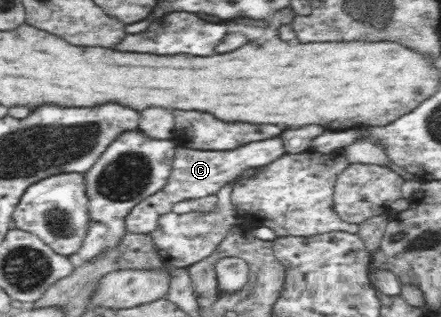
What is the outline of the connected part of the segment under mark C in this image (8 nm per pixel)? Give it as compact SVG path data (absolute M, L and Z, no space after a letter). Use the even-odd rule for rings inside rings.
M270 138L262 142L250 142L234 150L194 150L189 146L178 146L172 159L172 170L162 190L142 199L125 218L128 233L151 234L158 226L157 220L173 210L177 202L218 195L219 190L228 182L236 182L248 169L258 169L274 162L284 154L280 138Z

